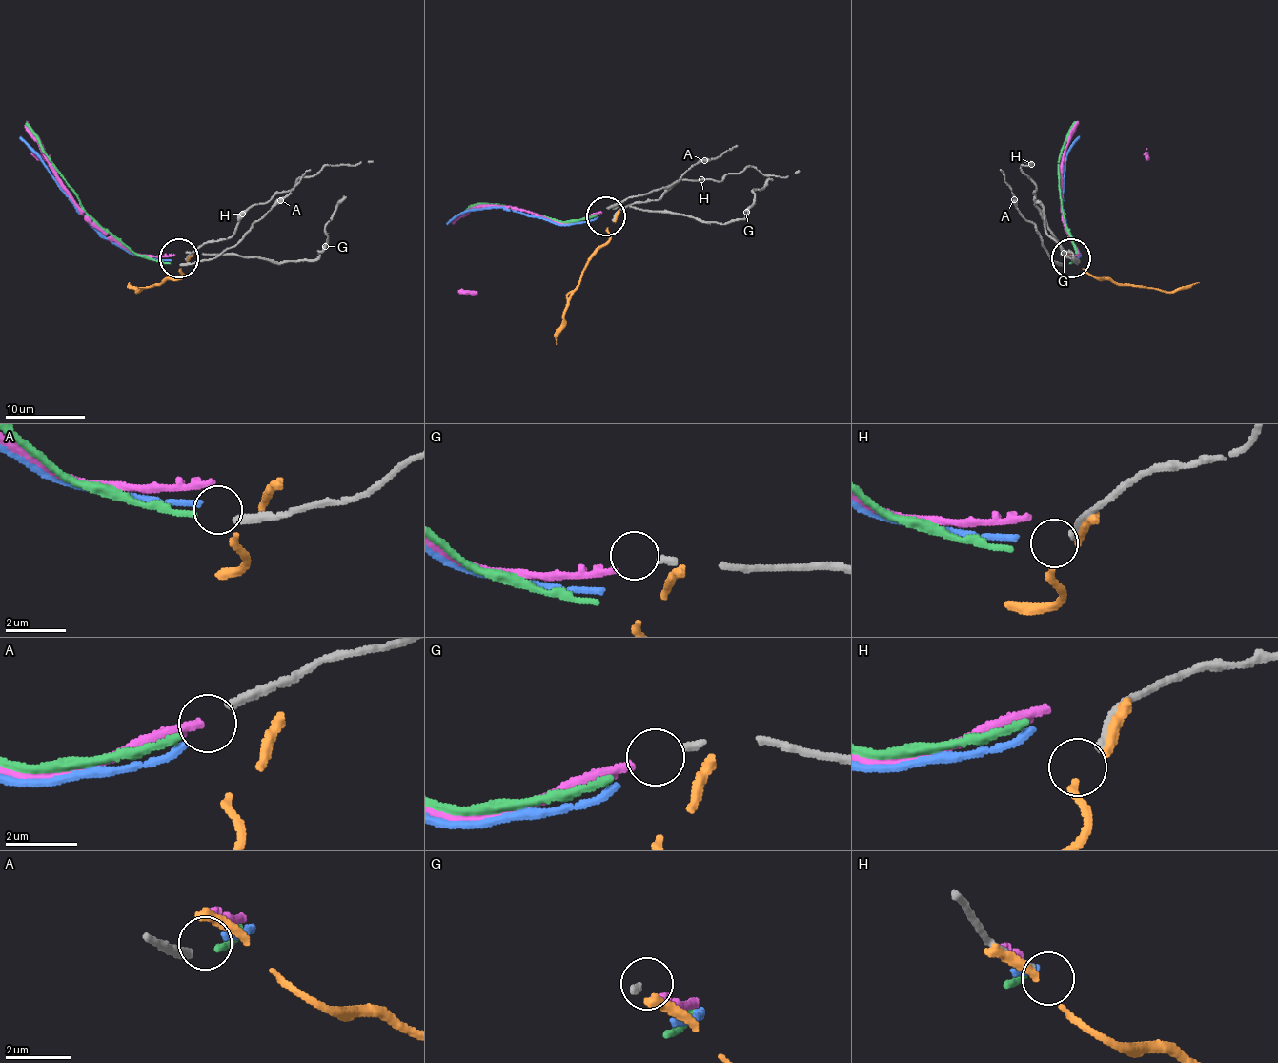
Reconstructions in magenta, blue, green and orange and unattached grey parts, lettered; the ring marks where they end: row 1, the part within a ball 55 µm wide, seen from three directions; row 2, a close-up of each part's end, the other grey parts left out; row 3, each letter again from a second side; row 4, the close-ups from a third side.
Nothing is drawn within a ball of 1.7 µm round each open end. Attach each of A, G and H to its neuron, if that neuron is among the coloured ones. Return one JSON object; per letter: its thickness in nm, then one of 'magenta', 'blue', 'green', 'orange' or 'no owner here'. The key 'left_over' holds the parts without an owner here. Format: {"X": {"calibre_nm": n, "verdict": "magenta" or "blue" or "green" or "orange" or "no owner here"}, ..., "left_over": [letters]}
{"A": {"calibre_nm": 280, "verdict": "green"}, "G": {"calibre_nm": 200, "verdict": "magenta"}, "H": {"calibre_nm": 240, "verdict": "no owner here"}, "left_over": ["H"]}

